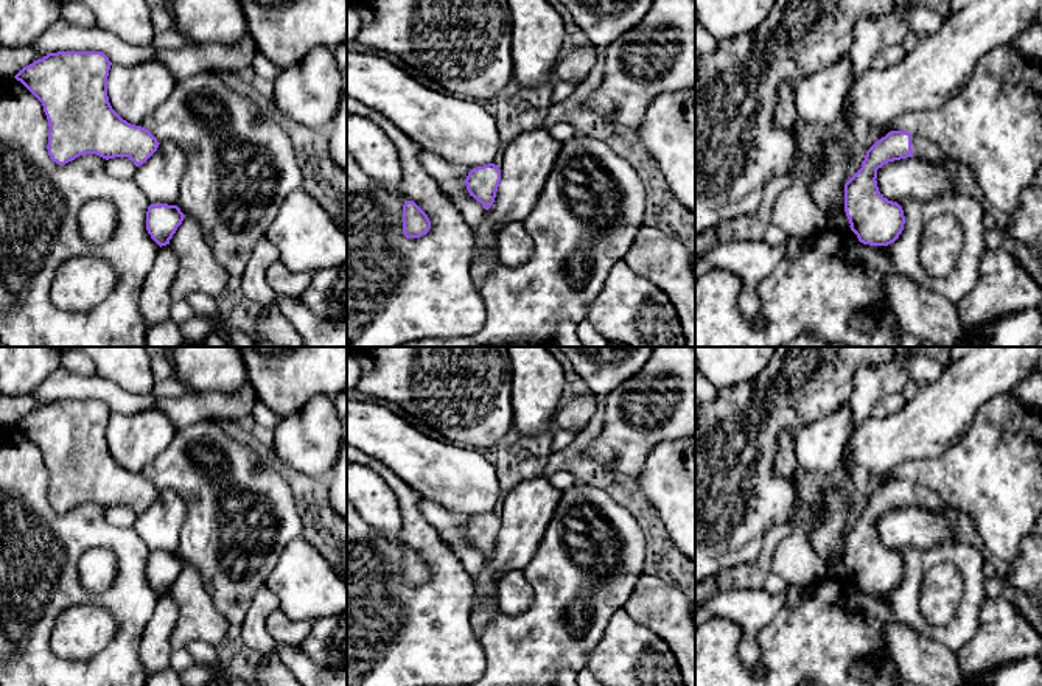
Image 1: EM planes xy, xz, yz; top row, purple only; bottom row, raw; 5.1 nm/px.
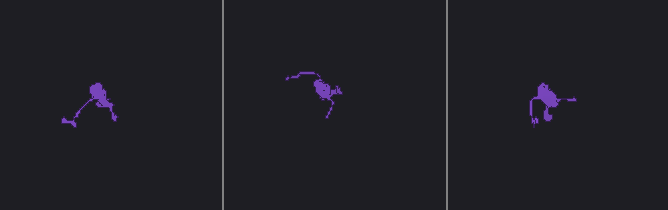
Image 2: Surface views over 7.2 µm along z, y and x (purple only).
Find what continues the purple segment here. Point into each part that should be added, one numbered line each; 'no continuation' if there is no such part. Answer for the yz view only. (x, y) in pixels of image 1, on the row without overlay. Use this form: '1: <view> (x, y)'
1: yz (923, 496)

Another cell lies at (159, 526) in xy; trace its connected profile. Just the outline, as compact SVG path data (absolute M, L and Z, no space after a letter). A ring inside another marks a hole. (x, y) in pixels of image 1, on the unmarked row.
M165 490L143 513L137 515L132 529L151 552L176 554L185 518L185 502L176 492Z

